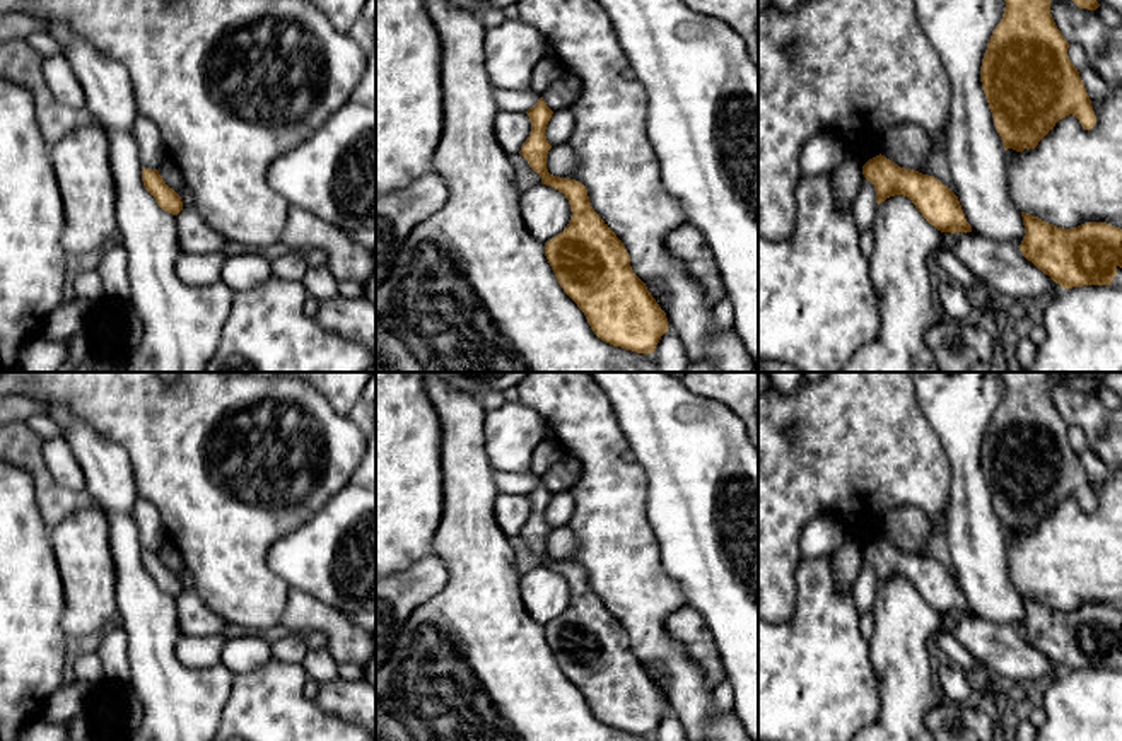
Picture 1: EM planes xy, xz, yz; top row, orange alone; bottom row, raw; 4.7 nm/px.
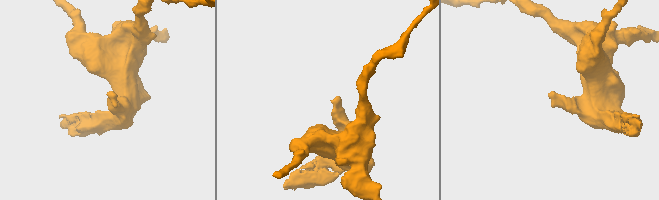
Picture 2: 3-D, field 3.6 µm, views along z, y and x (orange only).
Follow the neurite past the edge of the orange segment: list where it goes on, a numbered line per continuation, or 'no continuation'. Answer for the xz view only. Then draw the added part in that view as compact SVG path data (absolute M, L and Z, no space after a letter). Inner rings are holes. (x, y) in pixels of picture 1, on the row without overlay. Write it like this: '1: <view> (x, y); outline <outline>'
no continuation

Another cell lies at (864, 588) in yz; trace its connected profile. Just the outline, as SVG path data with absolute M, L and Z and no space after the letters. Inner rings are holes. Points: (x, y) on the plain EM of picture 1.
M862 560L856 582L852 586L852 598L859 613L873 611L876 603L876 574L874 567Z

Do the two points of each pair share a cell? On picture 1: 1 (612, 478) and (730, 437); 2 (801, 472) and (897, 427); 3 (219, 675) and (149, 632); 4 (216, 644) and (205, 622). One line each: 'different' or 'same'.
1: different
2: same
3: same
4: different

